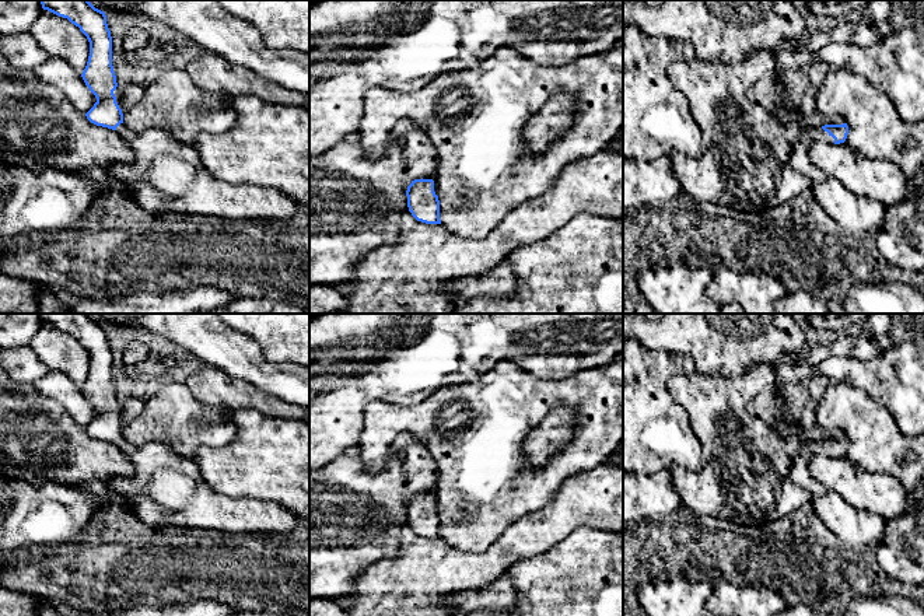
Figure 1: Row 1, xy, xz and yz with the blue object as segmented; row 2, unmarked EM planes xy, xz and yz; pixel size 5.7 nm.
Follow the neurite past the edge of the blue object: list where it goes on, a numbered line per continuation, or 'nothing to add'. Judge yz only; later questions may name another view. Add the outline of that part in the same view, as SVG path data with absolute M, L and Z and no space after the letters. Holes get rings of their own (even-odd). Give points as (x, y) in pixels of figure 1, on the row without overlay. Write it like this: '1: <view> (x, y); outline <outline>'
1: yz (860, 529); outline M822 440L809 441L794 458L790 477L811 494L811 504L819 519L857 553L881 545L886 519L875 512L853 507L841 496L813 479L808 465L816 455L834 458L834 452Z

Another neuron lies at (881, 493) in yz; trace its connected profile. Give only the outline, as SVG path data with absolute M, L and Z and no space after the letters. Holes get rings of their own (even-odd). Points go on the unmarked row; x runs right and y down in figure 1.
M816 455L808 468L813 479L853 507L875 512L886 521L907 512L906 490L892 475L869 473L855 466L846 455Z

